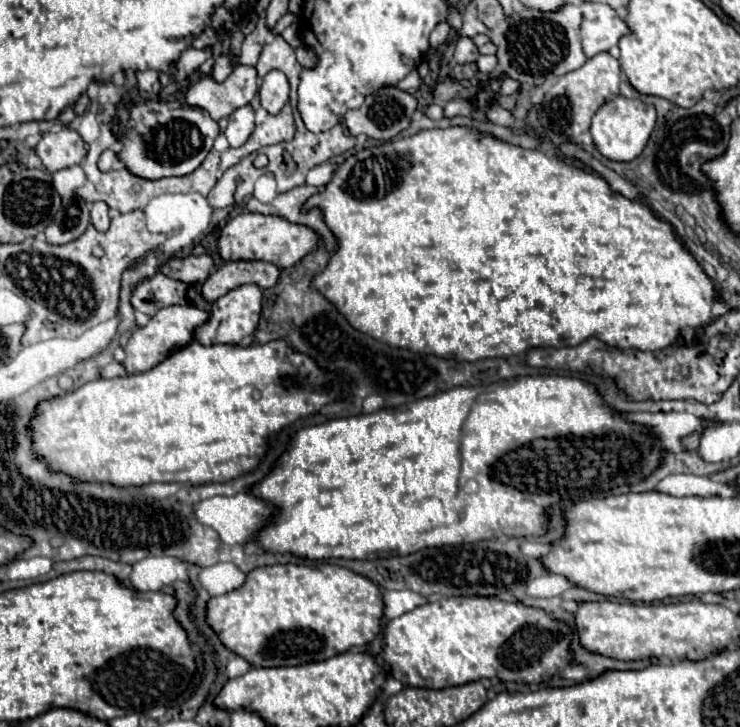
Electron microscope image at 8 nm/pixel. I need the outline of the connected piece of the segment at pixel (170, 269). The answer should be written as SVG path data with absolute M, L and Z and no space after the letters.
M190 255L184 259L170 259L160 267L160 273L188 285L204 283L214 271L216 271L216 263L210 255L200 255L200 257Z

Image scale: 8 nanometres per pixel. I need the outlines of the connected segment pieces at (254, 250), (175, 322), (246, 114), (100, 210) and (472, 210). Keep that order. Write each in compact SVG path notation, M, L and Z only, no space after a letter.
M240 213L238 217L230 219L226 227L220 231L218 249L222 259L226 261L238 261L238 259L262 259L270 261L278 267L292 267L296 261L304 259L312 249L316 249L320 235L300 223L292 223L278 215L262 215L262 213Z
M170 305L160 309L146 327L140 327L132 333L132 337L128 339L128 345L124 347L126 351L126 359L122 361L124 367L130 373L144 373L152 367L156 367L160 361L164 361L164 357L170 357L176 349L182 349L184 345L188 345L190 341L196 339L196 329L200 325L204 325L204 321L208 321L210 313L194 307L194 305Z
M244 105L240 109L236 109L236 113L228 115L228 127L224 131L230 147L240 147L246 143L246 139L250 137L250 133L254 131L254 109L252 105Z
M102 201L94 203L92 207L92 225L98 229L98 231L106 231L108 225L110 225L110 217L108 217L108 205L104 205Z
M472 127L420 131L406 139L364 149L344 161L324 191L304 205L304 209L310 207L322 209L326 225L340 241L340 247L336 255L332 255L326 271L316 275L312 285L346 315L354 329L392 347L432 353L438 357L454 357L458 361L478 361L522 355L540 347L570 347L596 337L618 349L660 351L678 345L680 339L682 345L694 345L700 339L700 333L716 321L712 315L712 303L720 299L716 283L706 275L704 267L694 259L686 245L682 245L680 235L672 229L672 225L656 217L654 209L646 201L634 201L612 191L608 181L594 171L548 157L536 149L522 149Z

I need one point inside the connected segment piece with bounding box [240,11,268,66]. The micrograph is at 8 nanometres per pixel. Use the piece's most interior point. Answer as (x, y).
(252, 45)

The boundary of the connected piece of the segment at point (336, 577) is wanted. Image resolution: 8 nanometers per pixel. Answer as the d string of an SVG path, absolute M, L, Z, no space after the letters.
M270 565L248 573L246 583L226 595L208 601L208 623L218 633L220 641L236 655L248 659L254 667L282 667L324 661L350 647L366 647L378 633L384 617L384 597L380 587L346 567L338 565Z

